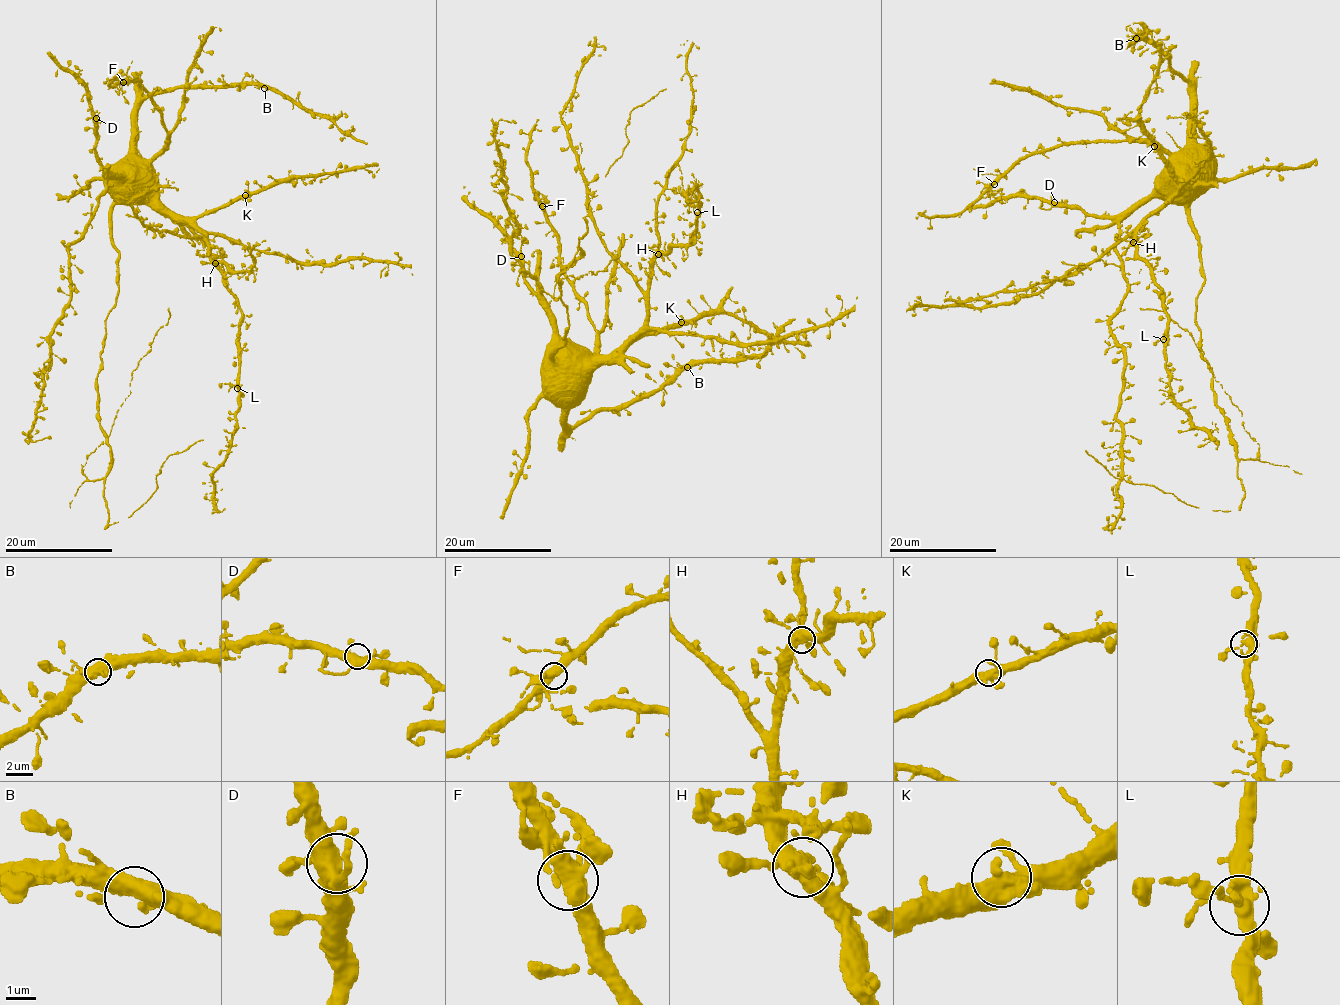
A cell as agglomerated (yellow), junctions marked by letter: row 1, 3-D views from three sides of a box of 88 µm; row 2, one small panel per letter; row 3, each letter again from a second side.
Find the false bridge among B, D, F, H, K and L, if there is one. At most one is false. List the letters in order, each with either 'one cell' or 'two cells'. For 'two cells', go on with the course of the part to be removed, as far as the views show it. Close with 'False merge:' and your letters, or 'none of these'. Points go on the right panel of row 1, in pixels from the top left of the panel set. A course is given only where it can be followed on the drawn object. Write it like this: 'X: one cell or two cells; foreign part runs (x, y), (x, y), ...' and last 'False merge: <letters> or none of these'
B: one cell
D: one cell
F: one cell
H: one cell
K: one cell
L: one cell
False merge: none of these

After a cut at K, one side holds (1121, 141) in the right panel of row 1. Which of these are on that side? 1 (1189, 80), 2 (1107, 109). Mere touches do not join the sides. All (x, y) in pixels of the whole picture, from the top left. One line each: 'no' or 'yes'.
1: yes
2: yes

